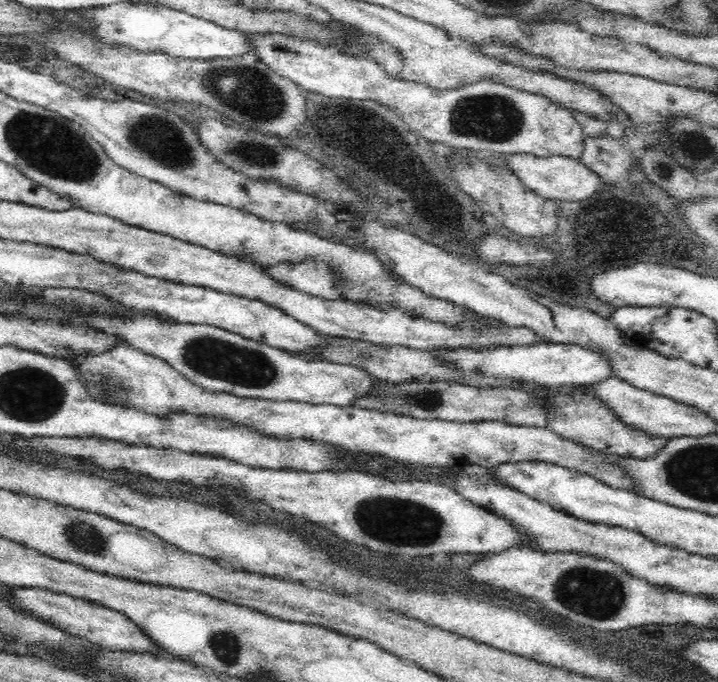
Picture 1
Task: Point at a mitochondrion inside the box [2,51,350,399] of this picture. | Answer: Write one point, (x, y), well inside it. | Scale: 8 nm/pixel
(48, 144)

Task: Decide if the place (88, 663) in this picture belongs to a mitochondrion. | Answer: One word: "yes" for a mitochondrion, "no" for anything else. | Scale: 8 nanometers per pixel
no

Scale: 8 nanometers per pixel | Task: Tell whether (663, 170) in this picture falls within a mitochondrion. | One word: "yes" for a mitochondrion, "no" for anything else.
yes

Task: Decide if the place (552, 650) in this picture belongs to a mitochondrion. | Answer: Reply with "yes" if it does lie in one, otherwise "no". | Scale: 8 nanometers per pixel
no

